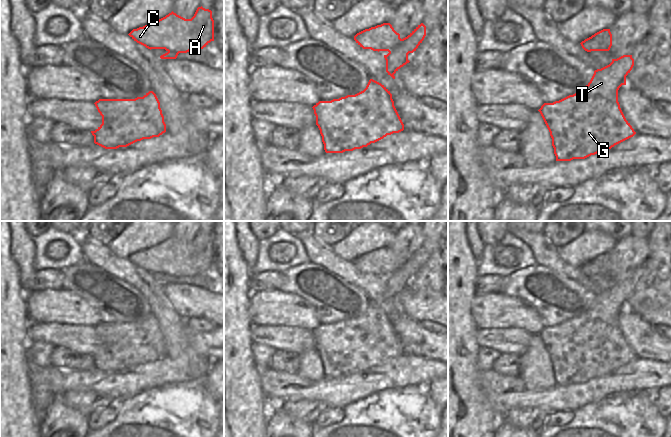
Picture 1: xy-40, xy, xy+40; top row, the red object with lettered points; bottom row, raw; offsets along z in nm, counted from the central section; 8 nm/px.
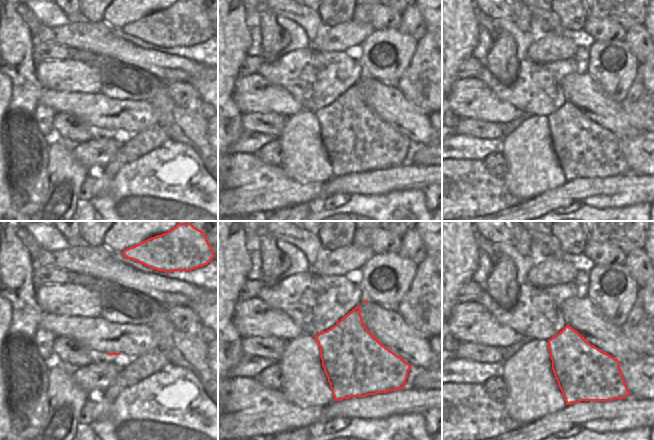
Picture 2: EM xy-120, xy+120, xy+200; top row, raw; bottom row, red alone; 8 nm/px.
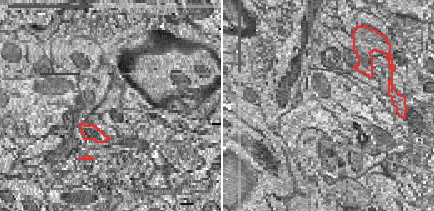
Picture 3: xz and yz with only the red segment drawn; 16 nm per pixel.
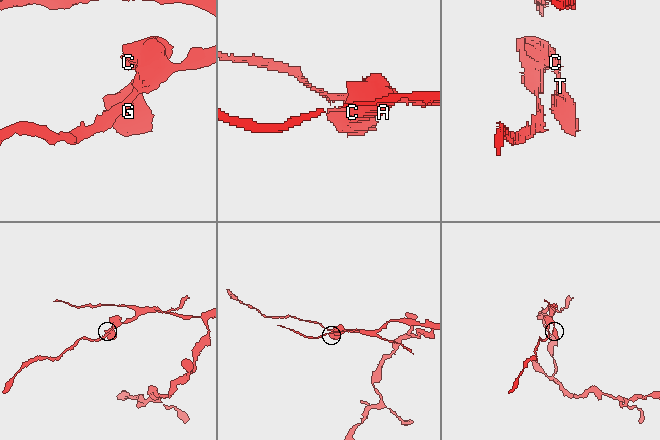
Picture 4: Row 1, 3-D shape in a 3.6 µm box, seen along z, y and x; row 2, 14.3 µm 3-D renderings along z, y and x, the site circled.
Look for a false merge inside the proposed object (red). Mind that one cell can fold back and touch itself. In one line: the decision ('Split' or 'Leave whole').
Leave whole.

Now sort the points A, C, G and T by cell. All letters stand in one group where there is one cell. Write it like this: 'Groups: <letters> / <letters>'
Groups: A C G T.

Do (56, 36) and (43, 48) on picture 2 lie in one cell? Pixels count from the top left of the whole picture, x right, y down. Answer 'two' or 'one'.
two

